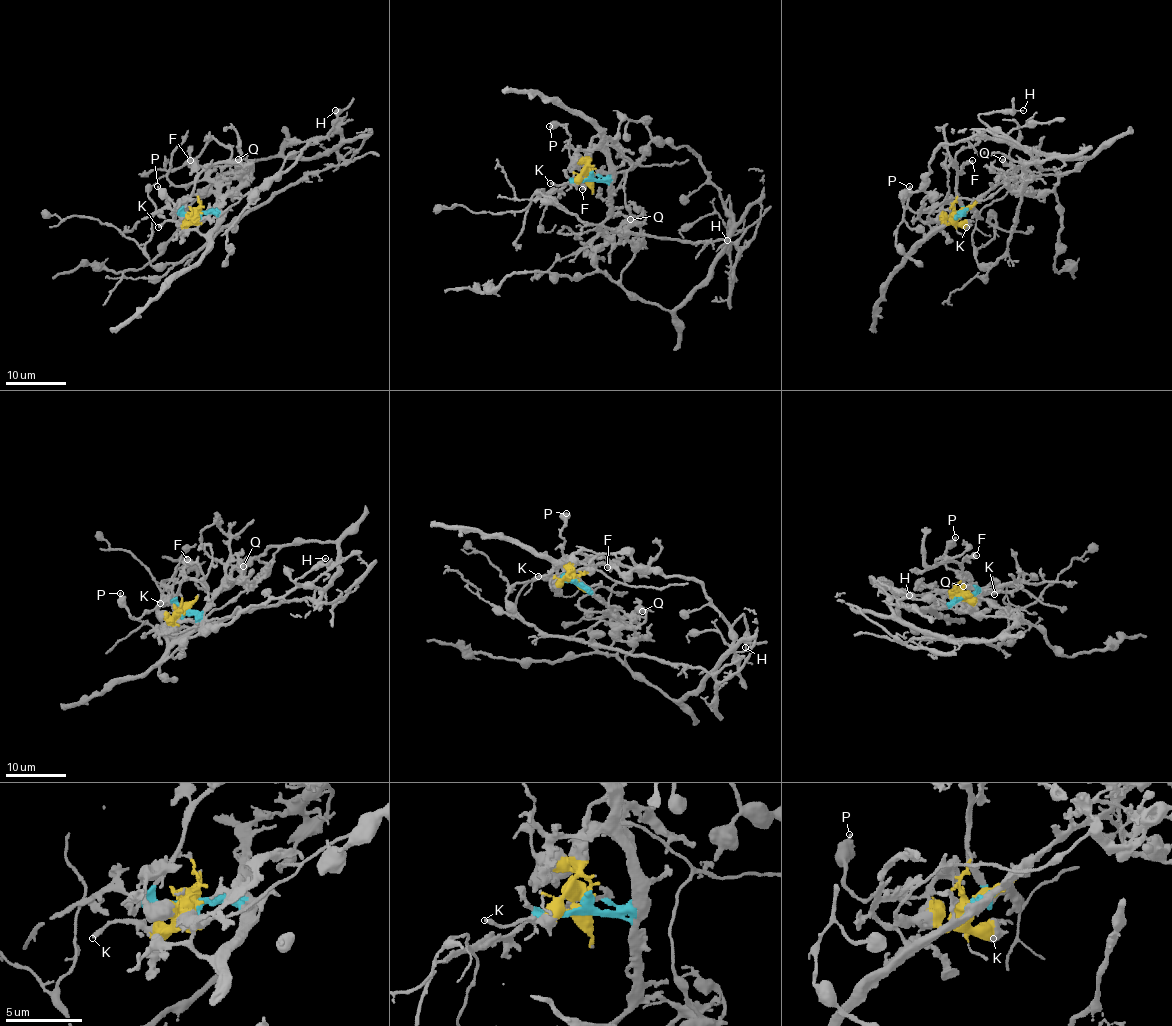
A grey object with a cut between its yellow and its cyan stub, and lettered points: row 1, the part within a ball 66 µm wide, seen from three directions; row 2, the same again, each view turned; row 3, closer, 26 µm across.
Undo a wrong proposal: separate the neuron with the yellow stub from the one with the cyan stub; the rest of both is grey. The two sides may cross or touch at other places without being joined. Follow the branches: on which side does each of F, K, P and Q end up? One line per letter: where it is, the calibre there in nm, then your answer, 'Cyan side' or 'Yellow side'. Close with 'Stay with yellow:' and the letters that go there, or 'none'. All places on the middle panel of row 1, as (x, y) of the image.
F: Place: (582, 189). Thickness 360 nm. Cyan side
K: Place: (550, 183). Thickness 280 nm. Yellow side
P: Place: (549, 126). Thickness 320 nm. Yellow side
Q: Place: (630, 219). Thickness 240 nm. Cyan side
Stay with yellow: K, P

